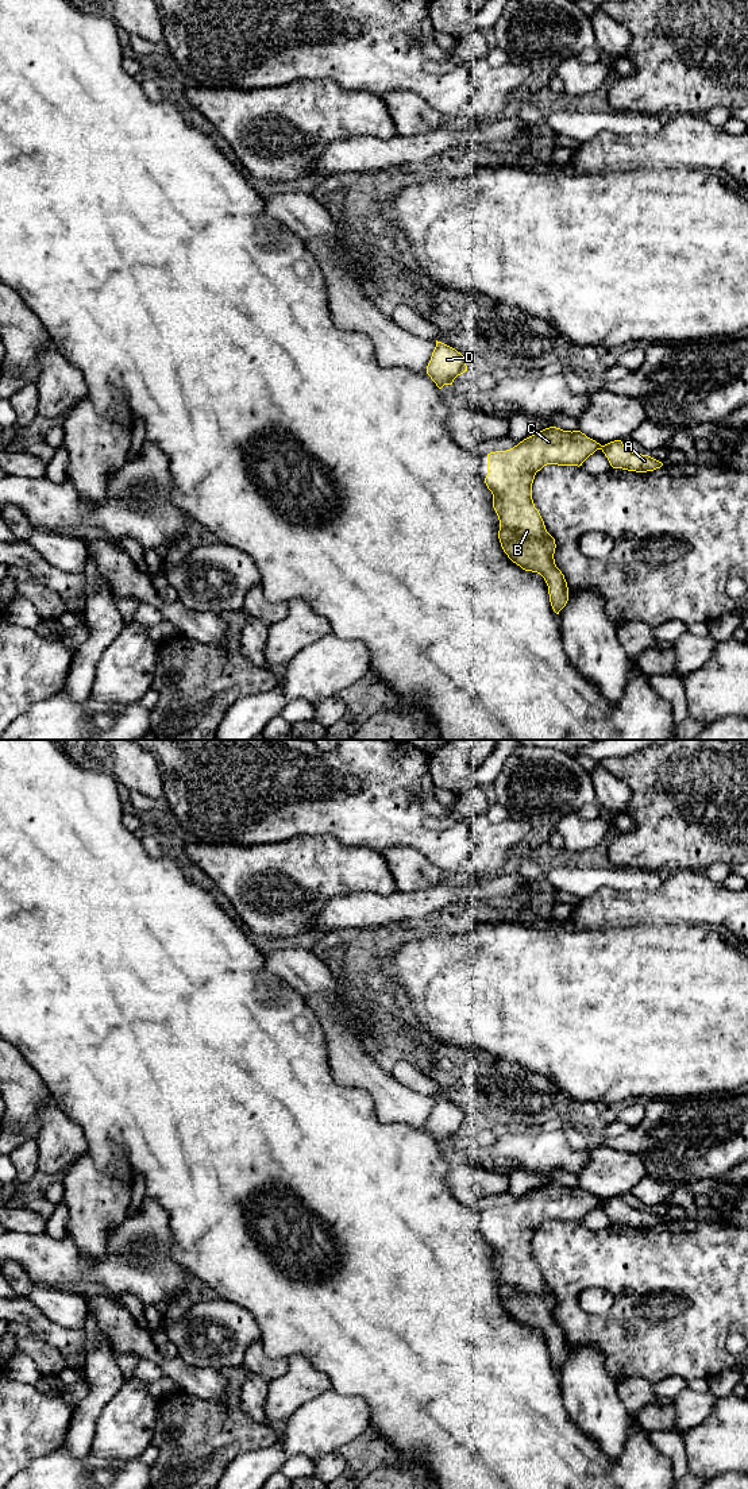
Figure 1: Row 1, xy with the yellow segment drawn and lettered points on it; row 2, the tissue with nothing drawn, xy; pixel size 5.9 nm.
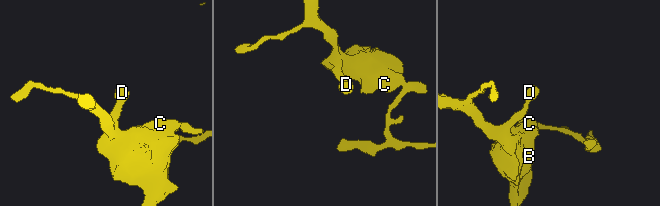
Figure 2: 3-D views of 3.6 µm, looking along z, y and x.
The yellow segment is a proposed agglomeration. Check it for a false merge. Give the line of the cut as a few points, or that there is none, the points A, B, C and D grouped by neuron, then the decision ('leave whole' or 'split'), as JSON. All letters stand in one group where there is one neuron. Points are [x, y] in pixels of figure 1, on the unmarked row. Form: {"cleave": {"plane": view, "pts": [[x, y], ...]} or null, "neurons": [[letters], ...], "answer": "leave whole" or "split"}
{"cleave": {"plane": "xy", "pts": [[602, 1202], [600, 1204]]}, "neurons": [["A"], ["B", "C", "D"]], "answer": "split"}

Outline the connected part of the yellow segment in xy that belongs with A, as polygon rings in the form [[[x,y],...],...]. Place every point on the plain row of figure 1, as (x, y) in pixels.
[[[621,1196],[610,1197],[601,1203],[613,1224],[622,1224],[636,1228],[647,1228],[660,1224],[662,1218],[637,1208],[629,1207]]]

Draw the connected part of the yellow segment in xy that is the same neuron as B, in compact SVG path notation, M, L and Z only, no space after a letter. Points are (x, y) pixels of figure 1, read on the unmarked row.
M550 1183L510 1206L487 1210L485 1239L493 1250L493 1264L500 1276L501 1303L513 1319L544 1334L556 1370L568 1357L568 1343L555 1320L555 1295L535 1264L532 1239L544 1222L579 1223L601 1203L581 1187Z

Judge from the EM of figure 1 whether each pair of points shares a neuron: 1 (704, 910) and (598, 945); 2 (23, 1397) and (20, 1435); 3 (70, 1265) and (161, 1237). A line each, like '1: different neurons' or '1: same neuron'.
1: different neurons
2: same neuron
3: same neuron

